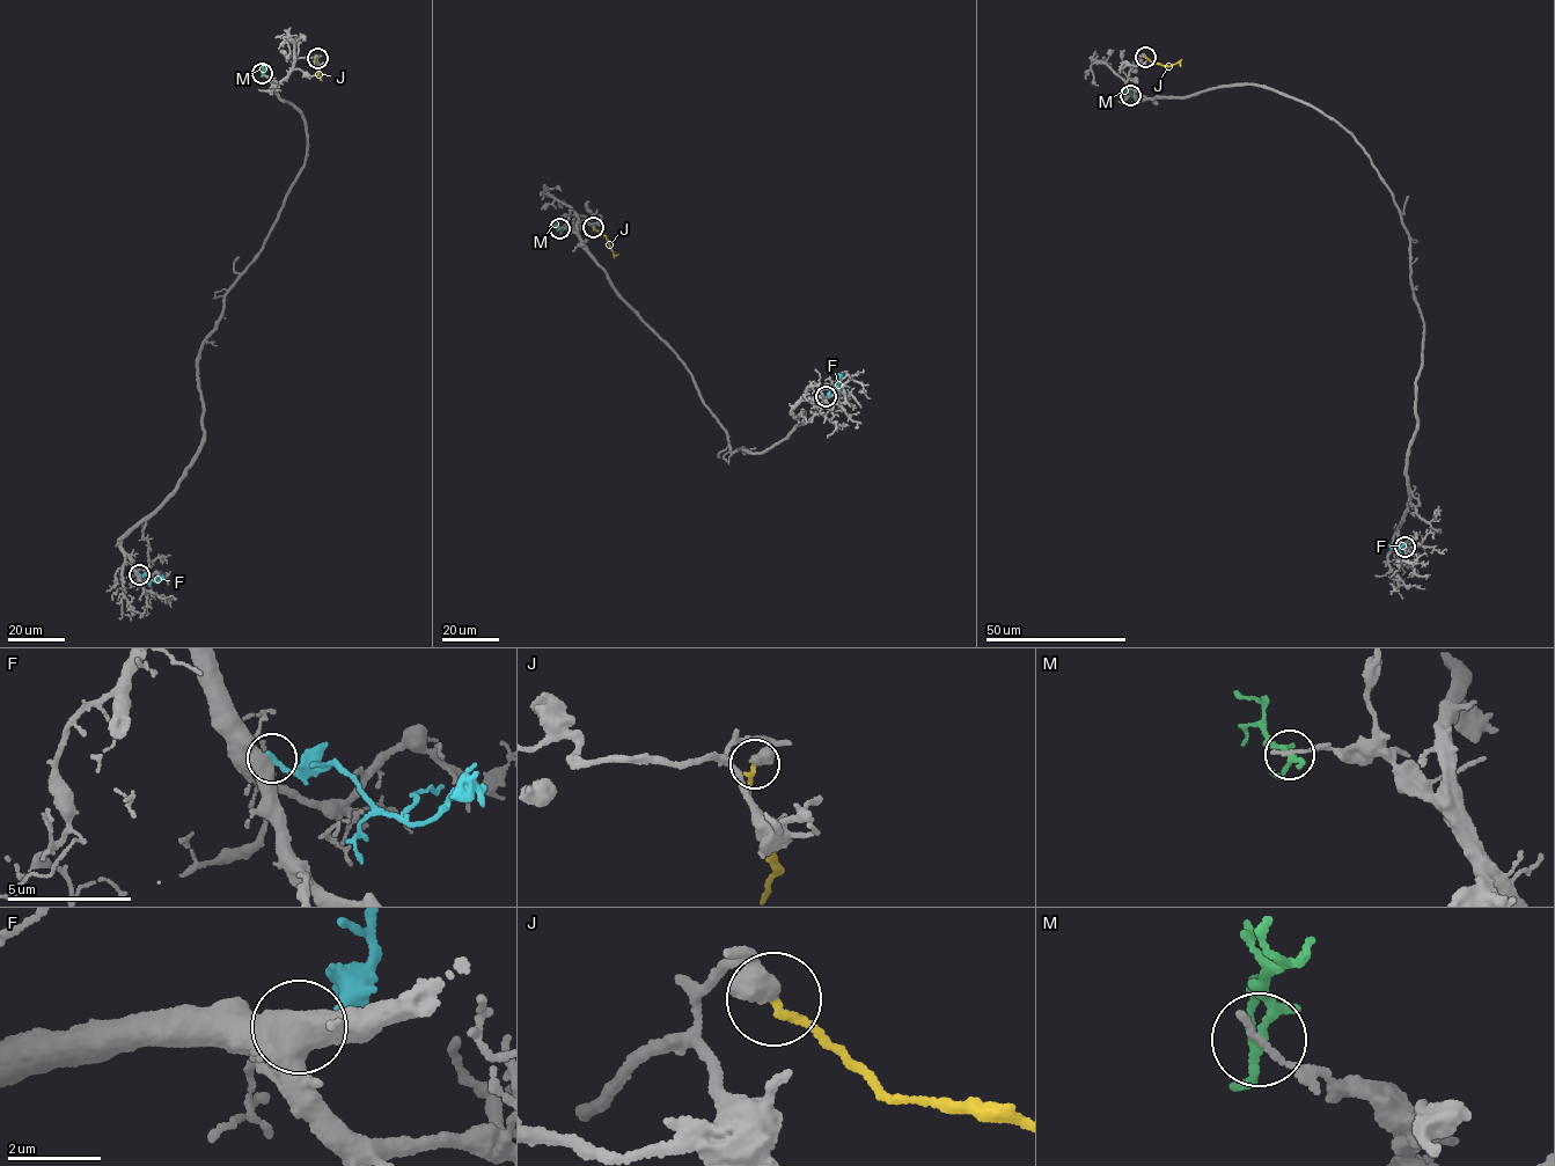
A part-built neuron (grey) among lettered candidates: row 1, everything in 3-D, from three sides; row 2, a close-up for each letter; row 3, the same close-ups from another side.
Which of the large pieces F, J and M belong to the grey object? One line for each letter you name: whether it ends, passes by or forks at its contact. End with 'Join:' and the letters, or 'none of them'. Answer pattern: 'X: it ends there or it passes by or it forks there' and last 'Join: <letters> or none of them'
Join: none of them

